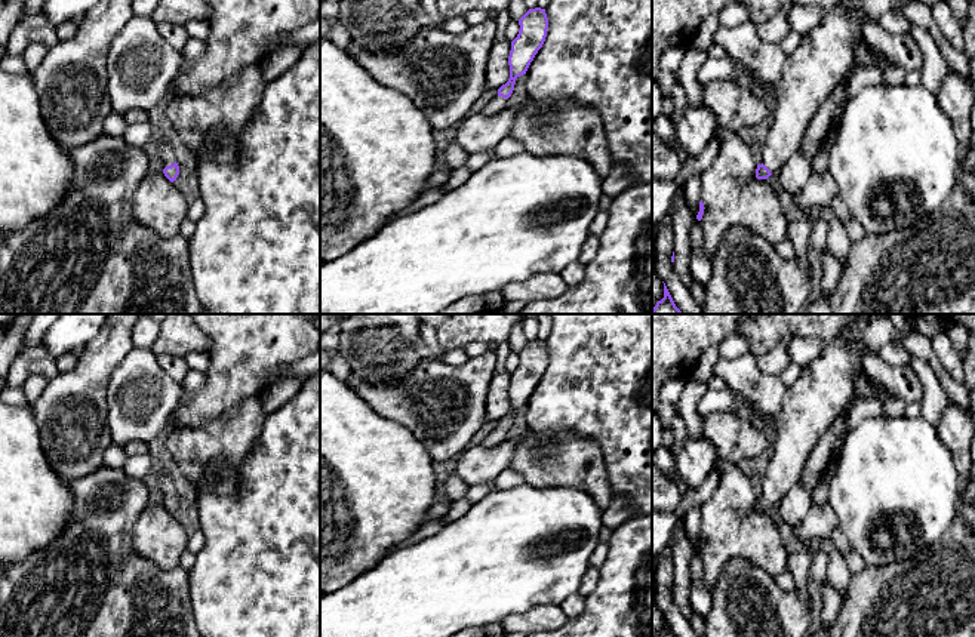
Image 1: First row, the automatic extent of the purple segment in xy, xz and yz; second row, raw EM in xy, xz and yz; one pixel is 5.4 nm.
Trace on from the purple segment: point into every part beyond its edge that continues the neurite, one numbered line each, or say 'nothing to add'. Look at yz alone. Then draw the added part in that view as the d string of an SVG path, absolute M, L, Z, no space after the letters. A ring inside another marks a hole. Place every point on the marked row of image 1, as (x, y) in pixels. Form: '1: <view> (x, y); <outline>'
1: yz (824, 58); M845 0L839 7L824 7L822 22L803 36L799 47L785 56L773 99L773 123L762 148L763 164L778 173L794 156L806 127L828 95L848 77L855 61L855 47L862 43L859 27L871 21L855 4Z

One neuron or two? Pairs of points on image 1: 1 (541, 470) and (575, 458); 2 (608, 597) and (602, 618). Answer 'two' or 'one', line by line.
1: one
2: one

